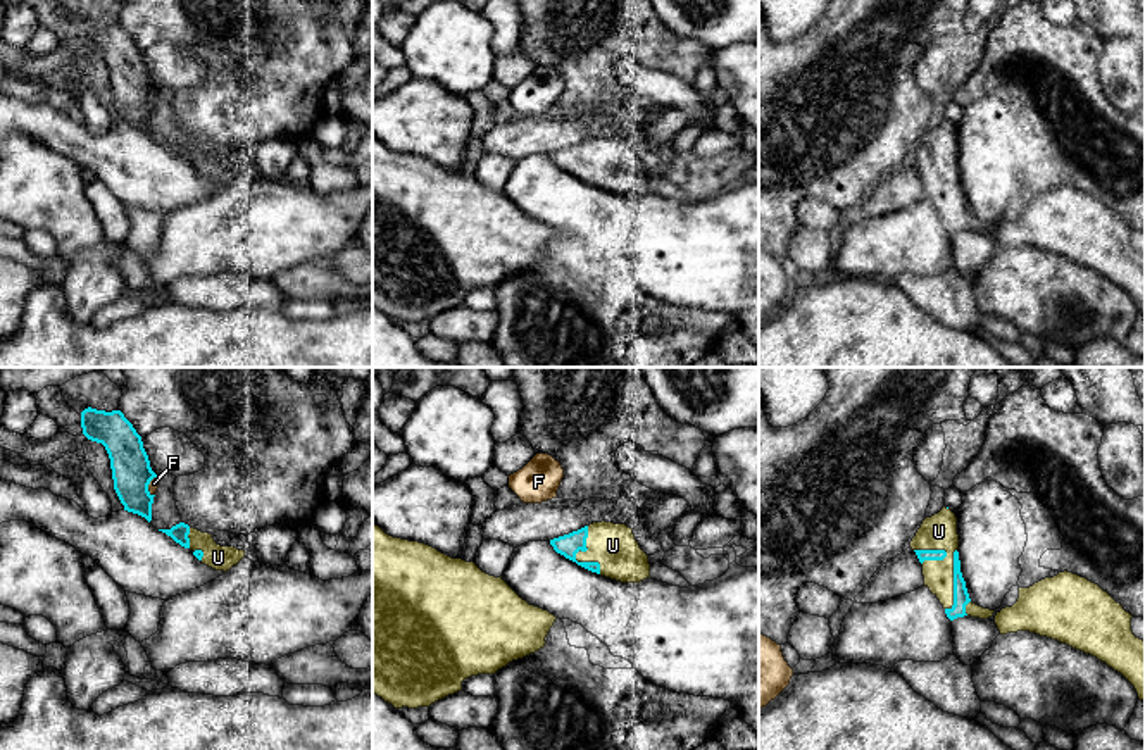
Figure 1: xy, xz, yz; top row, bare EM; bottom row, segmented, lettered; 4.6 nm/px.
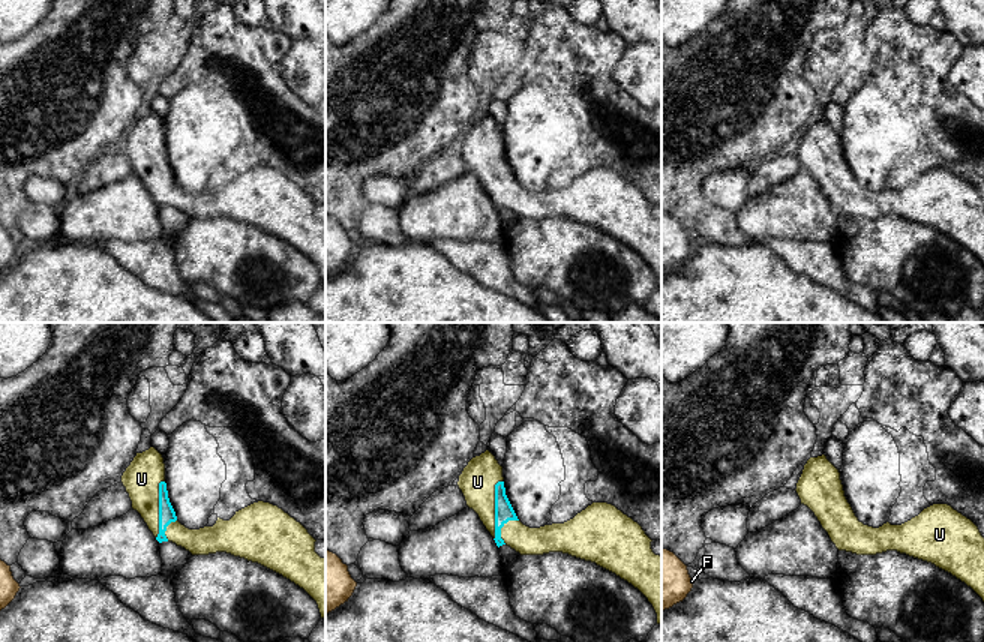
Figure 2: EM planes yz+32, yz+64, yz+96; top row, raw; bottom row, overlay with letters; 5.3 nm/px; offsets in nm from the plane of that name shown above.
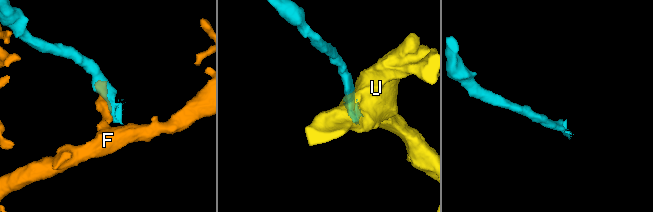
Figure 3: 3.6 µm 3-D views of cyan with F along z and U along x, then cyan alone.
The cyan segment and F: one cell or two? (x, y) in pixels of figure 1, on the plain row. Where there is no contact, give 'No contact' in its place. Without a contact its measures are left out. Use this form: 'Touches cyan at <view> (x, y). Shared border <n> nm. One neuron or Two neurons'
Touches cyan at xy (147, 100). Shared border 100 nm. Two neurons

